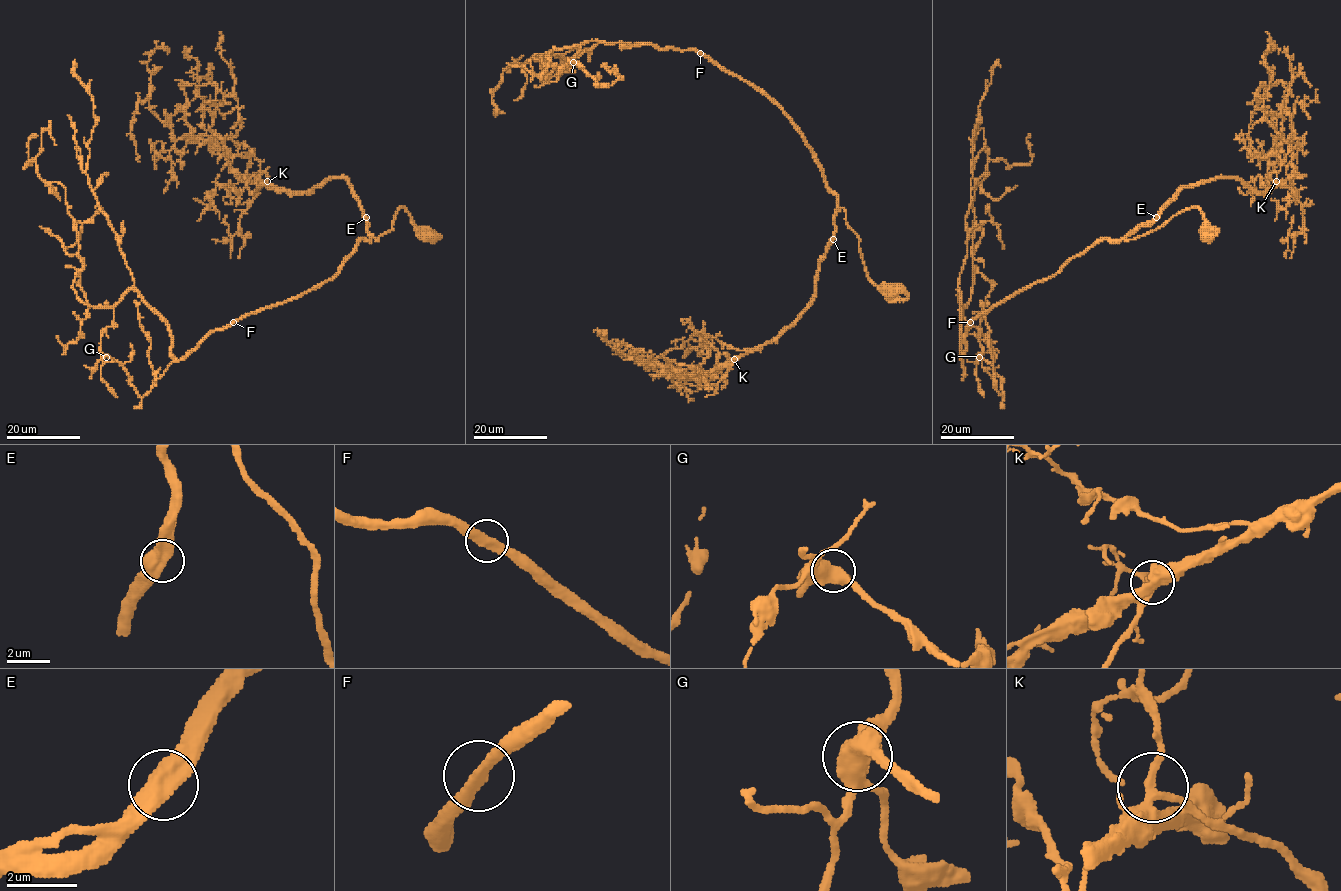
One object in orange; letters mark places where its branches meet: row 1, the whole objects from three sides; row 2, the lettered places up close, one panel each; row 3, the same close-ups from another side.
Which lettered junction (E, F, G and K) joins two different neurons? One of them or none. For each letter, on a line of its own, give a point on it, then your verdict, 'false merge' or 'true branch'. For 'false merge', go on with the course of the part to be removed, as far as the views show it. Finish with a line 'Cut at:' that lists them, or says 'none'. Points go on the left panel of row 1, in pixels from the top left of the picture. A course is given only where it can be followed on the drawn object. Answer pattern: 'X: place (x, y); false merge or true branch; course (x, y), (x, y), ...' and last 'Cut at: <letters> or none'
E: place (366, 217); true branch
F: place (233, 322); true branch
G: place (106, 357); true branch
K: place (267, 181); true branch
Cut at: none

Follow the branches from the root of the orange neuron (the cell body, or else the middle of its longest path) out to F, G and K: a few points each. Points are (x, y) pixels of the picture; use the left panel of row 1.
F: (424, 231), (400, 207), (392, 229), (378, 240), (372, 235), (370, 241), (361, 240), (330, 280), (234, 322)
G: (424, 231), (400, 207), (330, 280), (212, 330), (180, 359), (169, 325), (130, 289), (102, 333), (106, 357)
K: (424, 231), (400, 207), (392, 229), (376, 240), (345, 178), (306, 192), (267, 181)

